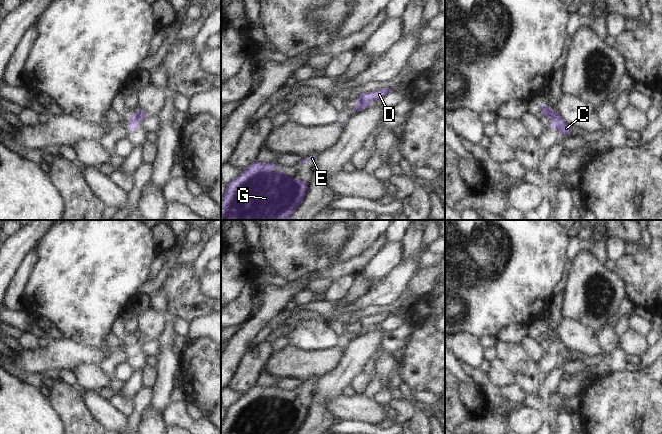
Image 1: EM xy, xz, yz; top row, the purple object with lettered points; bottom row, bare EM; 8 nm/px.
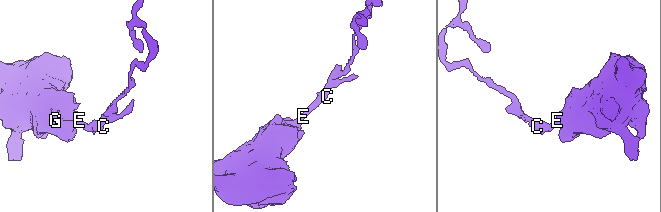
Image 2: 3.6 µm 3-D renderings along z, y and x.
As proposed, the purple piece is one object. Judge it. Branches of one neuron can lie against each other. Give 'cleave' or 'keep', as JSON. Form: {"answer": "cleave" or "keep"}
{"answer": "keep"}

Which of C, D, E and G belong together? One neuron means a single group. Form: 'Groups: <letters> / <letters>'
Groups: C D E G

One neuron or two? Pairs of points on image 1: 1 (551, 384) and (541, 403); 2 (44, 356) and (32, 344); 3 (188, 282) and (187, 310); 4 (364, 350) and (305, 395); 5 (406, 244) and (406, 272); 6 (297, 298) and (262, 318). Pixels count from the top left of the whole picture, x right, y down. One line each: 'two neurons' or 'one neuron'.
1: one neuron
2: two neurons
3: one neuron
4: two neurons
5: two neurons
6: two neurons

